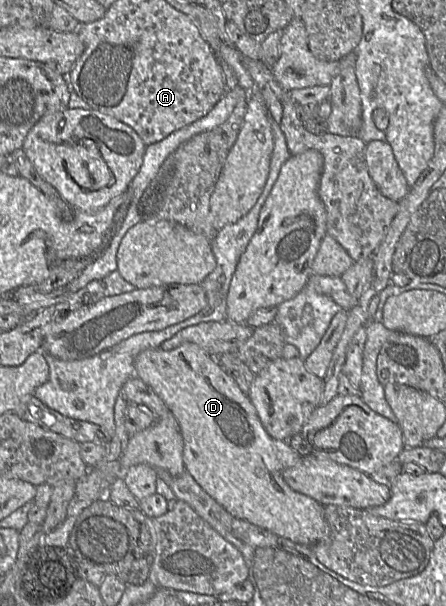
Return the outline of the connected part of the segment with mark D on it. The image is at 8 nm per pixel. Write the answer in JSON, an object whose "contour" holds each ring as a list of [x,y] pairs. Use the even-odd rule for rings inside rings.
{"contour":[[[184,343],[169,351],[159,347],[147,349],[135,360],[135,376],[163,400],[177,419],[184,441],[185,471],[228,513],[306,546],[312,546],[328,534],[324,505],[293,490],[283,478],[284,470],[296,465],[301,456],[288,441],[276,440],[268,435],[248,394],[241,391],[214,356],[194,343]]]}

